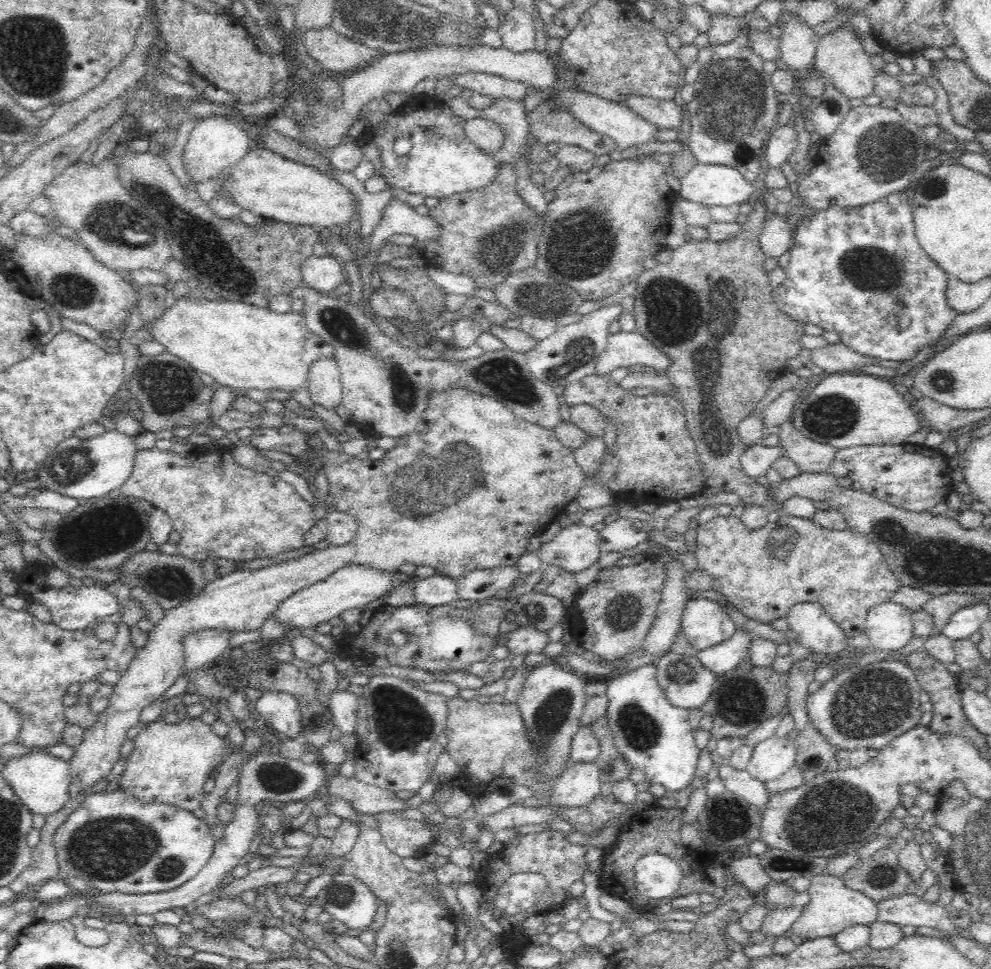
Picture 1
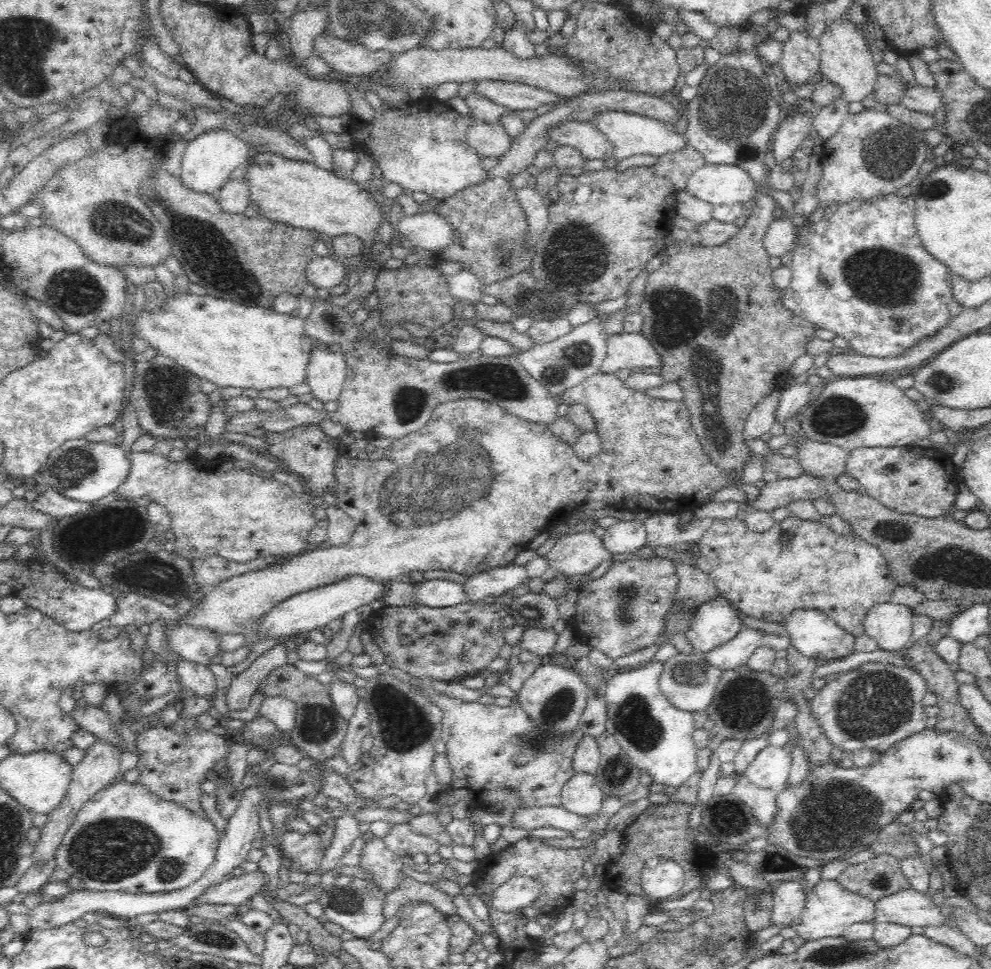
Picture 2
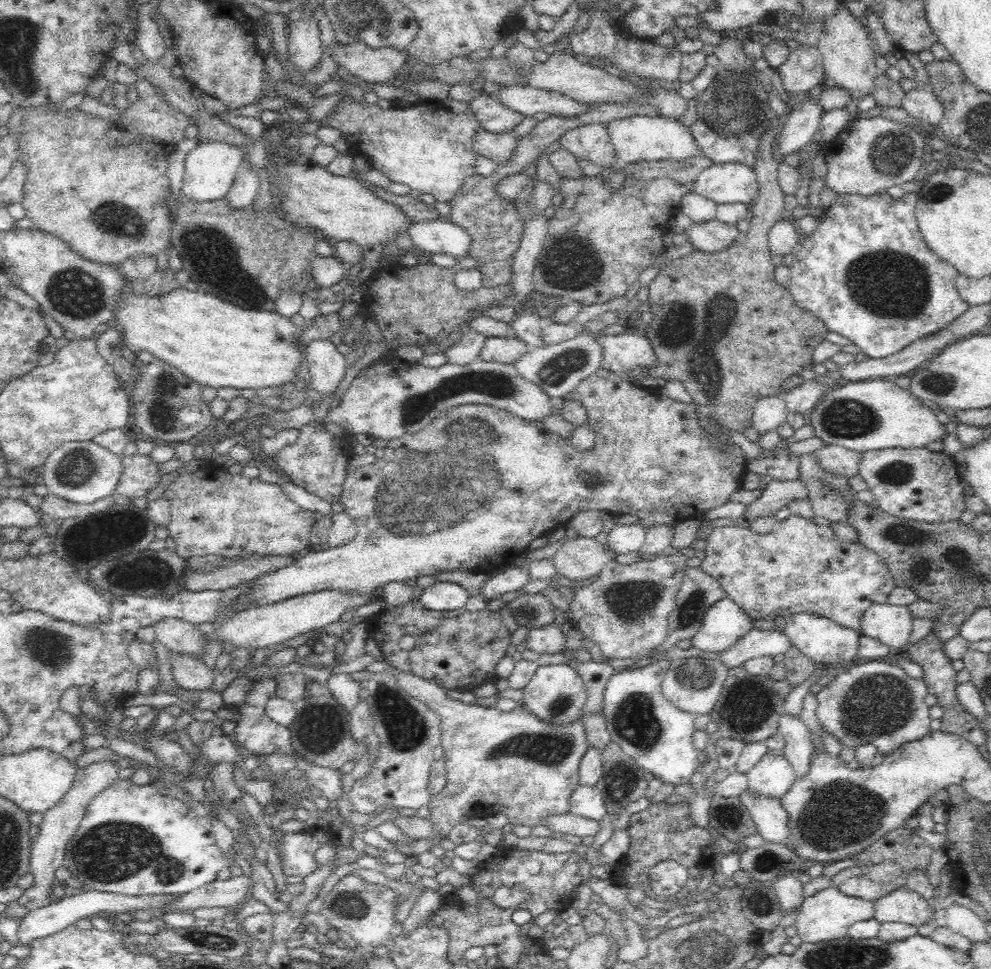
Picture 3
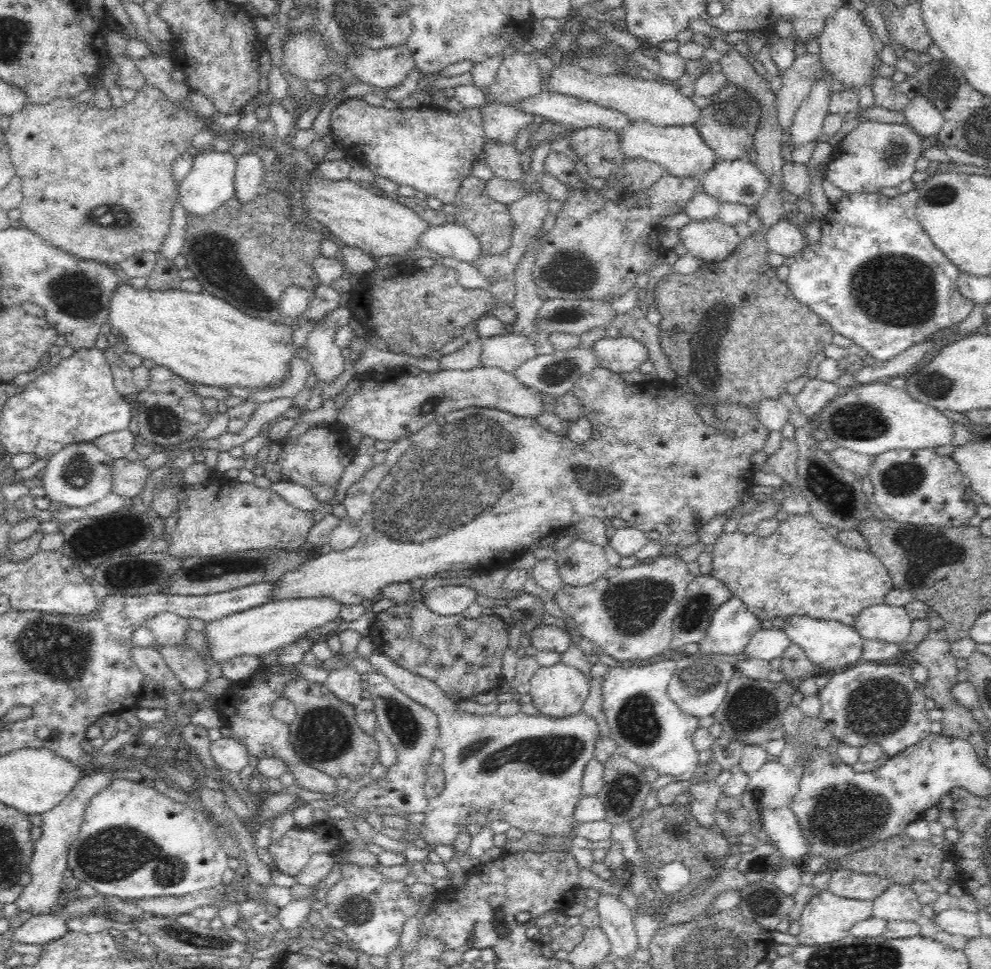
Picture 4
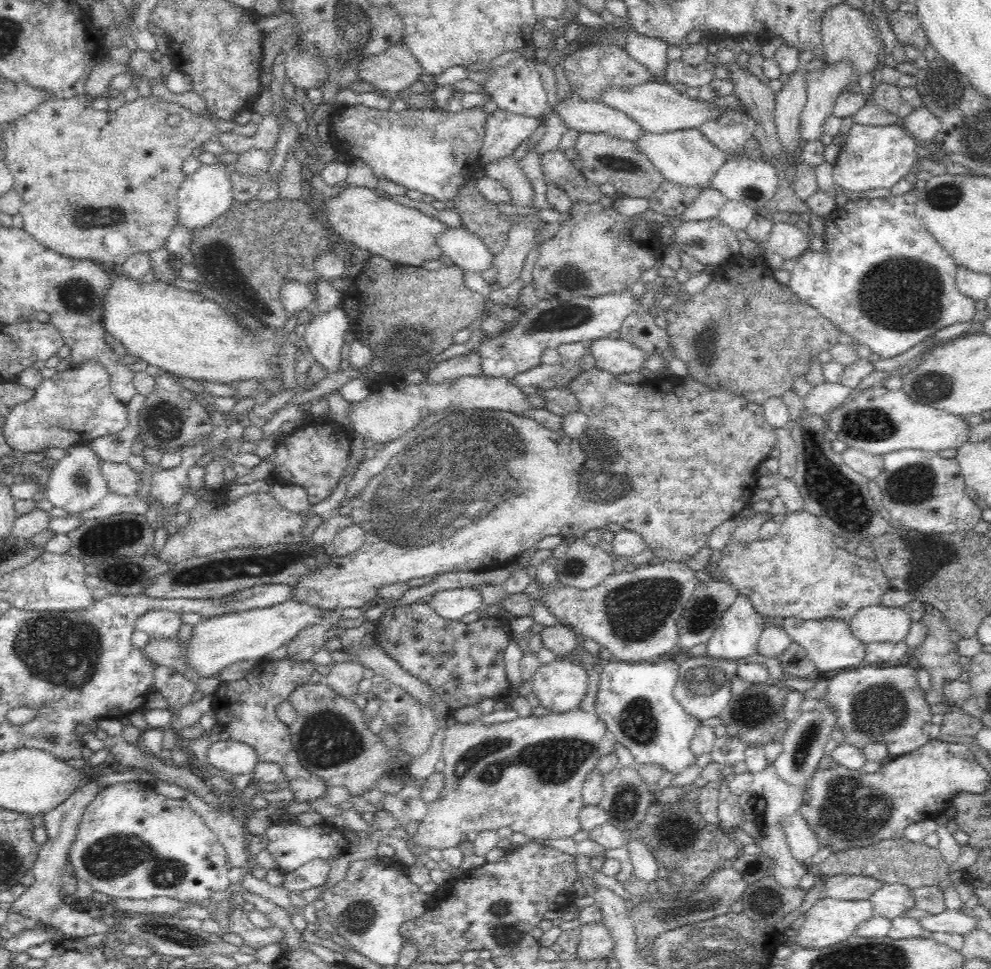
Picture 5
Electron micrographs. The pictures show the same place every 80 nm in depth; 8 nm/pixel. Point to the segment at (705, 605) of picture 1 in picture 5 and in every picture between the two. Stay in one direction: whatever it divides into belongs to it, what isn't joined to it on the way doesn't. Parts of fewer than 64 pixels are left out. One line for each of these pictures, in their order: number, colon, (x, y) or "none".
2: (716, 622)
3: (725, 623)
4: (732, 627)
5: (736, 637)

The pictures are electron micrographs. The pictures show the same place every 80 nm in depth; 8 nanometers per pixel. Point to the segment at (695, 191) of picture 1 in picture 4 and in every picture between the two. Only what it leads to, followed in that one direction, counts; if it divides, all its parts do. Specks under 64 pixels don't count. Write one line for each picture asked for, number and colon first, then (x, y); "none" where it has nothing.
2: (718, 184)
3: (730, 183)
4: (740, 181)

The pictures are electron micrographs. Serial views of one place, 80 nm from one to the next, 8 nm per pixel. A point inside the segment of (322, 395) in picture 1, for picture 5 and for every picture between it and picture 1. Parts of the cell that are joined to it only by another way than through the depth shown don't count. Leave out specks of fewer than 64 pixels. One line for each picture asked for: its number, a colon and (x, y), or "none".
2: (326, 371)
3: (326, 364)
4: (324, 354)
5: (325, 334)

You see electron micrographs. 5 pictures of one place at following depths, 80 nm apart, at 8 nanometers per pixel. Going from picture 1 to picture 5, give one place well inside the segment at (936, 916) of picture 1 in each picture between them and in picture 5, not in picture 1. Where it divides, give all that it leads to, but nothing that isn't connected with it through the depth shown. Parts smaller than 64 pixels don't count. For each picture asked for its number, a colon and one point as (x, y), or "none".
2: (909, 908)
3: (904, 905)
4: (897, 902)
5: (890, 900)

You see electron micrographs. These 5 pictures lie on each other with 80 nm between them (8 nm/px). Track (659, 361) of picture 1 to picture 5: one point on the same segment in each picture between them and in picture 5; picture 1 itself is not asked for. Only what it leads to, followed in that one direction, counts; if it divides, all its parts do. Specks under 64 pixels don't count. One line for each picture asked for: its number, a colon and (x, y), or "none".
2: (624, 350)
3: (621, 354)
4: (618, 355)
5: (618, 356)

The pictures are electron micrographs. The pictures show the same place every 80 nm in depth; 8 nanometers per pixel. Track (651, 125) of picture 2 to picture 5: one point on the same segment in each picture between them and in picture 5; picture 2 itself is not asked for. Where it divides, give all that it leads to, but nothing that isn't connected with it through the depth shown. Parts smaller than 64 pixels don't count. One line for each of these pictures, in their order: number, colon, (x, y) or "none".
3: (635, 138)
4: (682, 153)
5: (687, 158)

